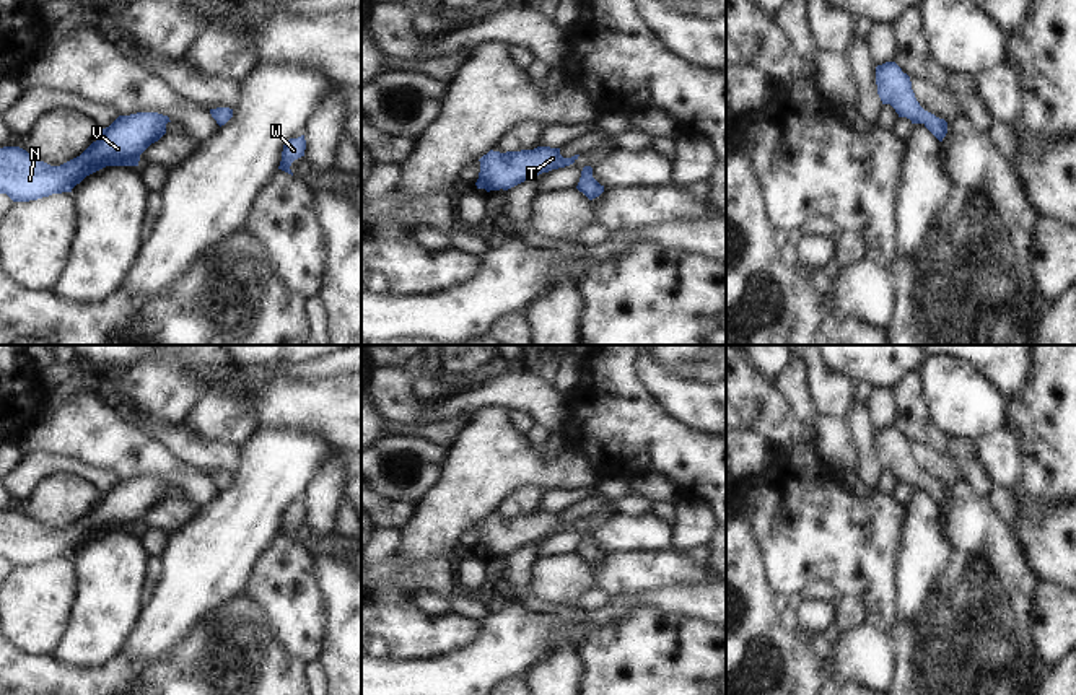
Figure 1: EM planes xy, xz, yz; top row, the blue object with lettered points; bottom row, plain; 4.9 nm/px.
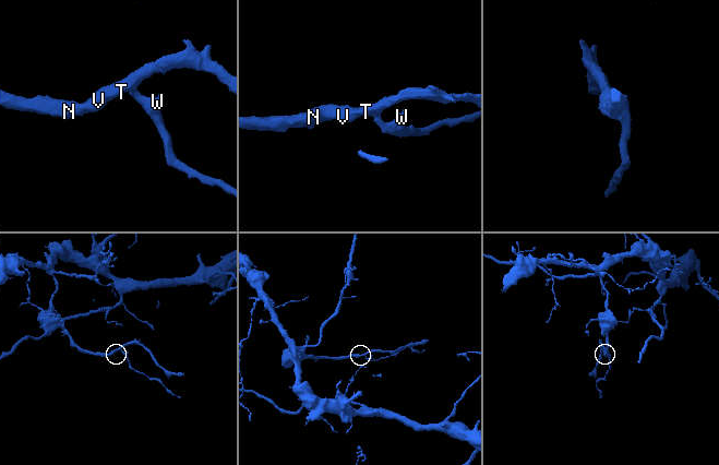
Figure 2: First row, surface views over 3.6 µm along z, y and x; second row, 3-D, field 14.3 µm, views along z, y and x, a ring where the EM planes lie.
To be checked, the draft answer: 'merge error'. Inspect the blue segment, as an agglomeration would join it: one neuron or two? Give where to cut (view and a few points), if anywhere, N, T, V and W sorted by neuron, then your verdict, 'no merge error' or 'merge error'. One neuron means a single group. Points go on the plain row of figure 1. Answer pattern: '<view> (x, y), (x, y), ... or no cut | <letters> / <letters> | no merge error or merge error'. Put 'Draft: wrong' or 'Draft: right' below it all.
no cut | N T V W | no merge error
Draft: wrong

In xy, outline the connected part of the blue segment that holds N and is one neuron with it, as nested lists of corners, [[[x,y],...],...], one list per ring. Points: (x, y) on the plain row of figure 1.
[[[119,480],[80,521],[50,531],[20,511],[0,513],[0,558],[29,566],[72,557],[86,540],[106,531],[138,531],[140,519],[166,498],[168,480]]]

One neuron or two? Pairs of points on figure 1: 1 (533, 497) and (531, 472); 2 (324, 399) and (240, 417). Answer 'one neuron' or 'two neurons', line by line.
1: two neurons
2: two neurons

